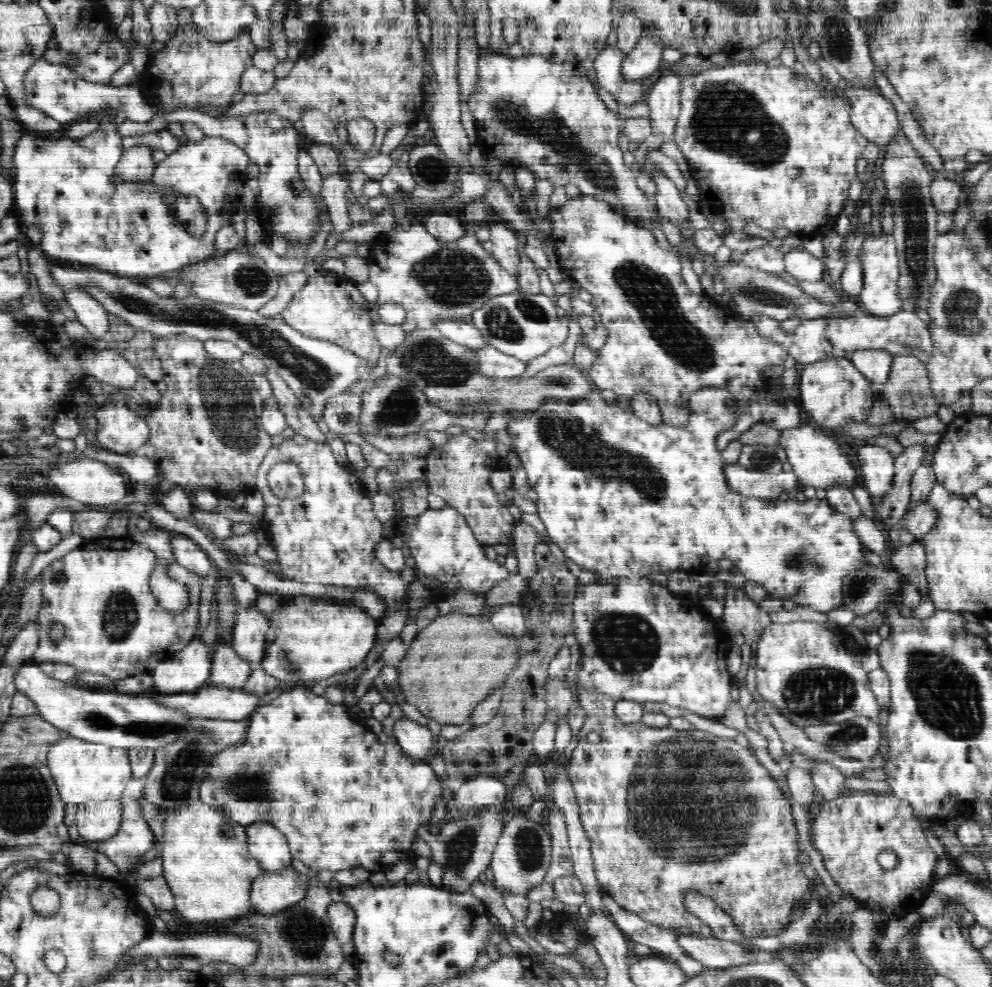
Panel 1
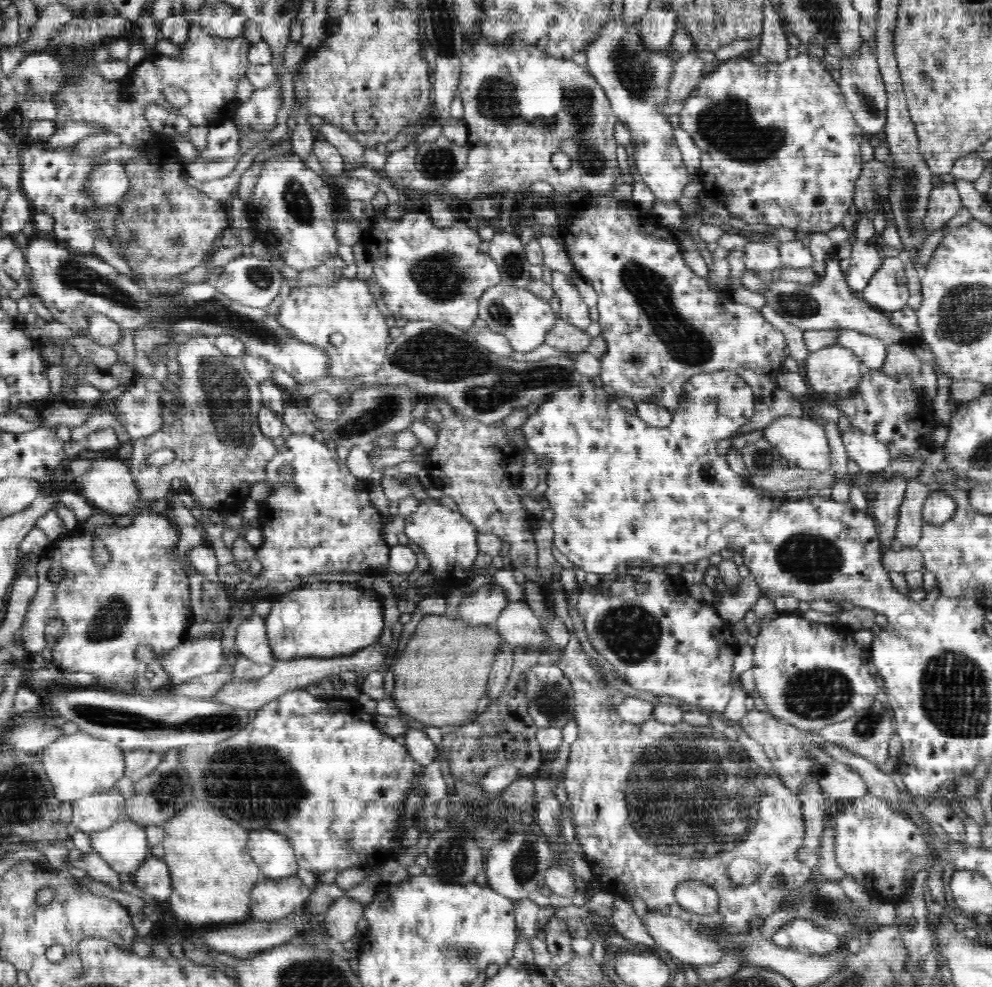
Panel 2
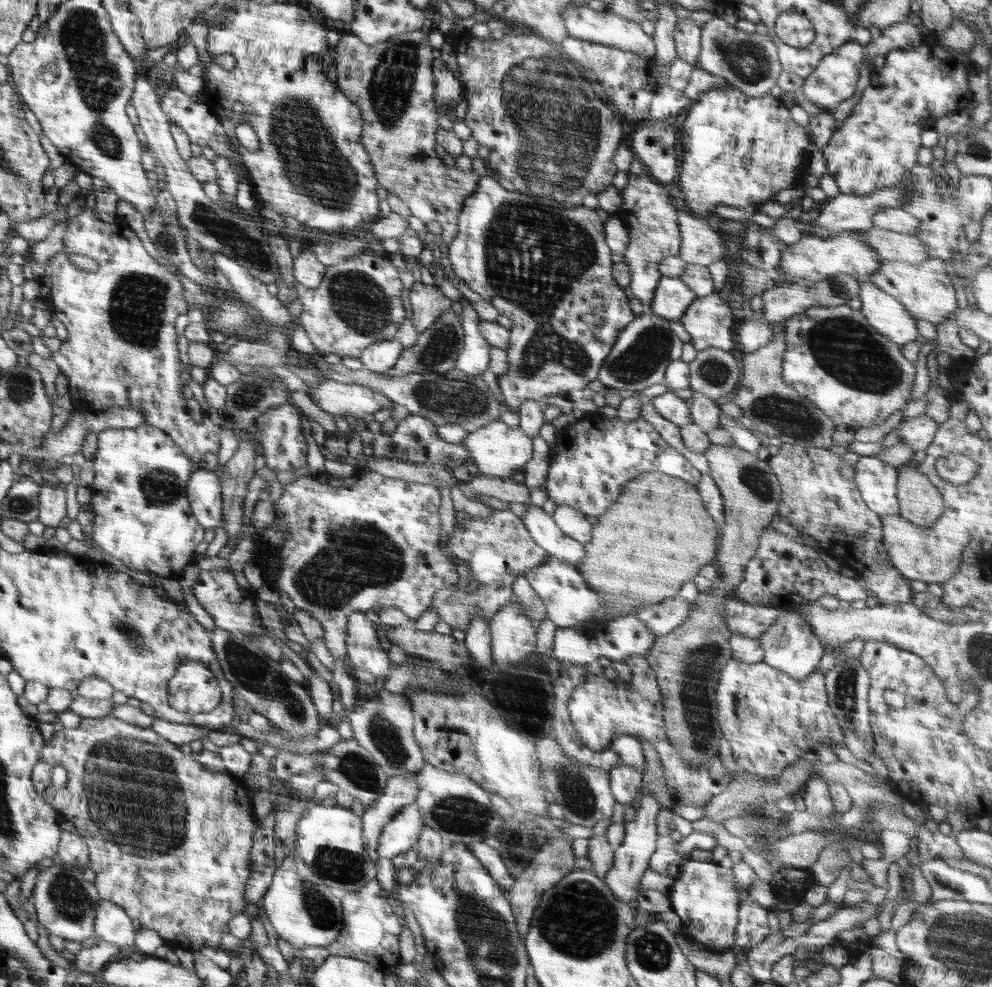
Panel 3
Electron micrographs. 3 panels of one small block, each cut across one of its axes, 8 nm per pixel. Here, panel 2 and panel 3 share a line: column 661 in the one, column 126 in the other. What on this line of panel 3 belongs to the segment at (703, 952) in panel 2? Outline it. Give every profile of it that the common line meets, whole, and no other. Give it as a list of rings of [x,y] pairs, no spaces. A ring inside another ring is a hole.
[[[100,899],[96,913],[93,941],[113,943],[121,948],[134,945],[136,929],[132,917],[114,901]]]

